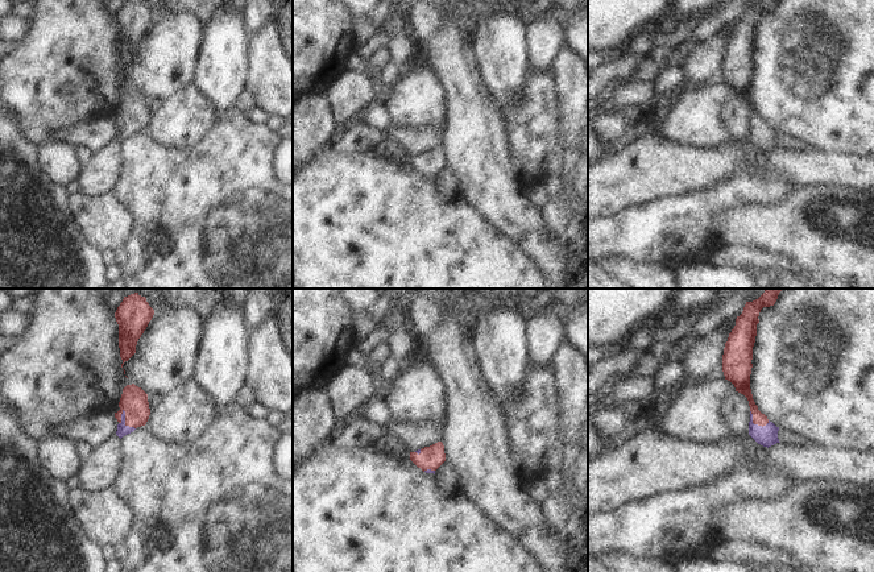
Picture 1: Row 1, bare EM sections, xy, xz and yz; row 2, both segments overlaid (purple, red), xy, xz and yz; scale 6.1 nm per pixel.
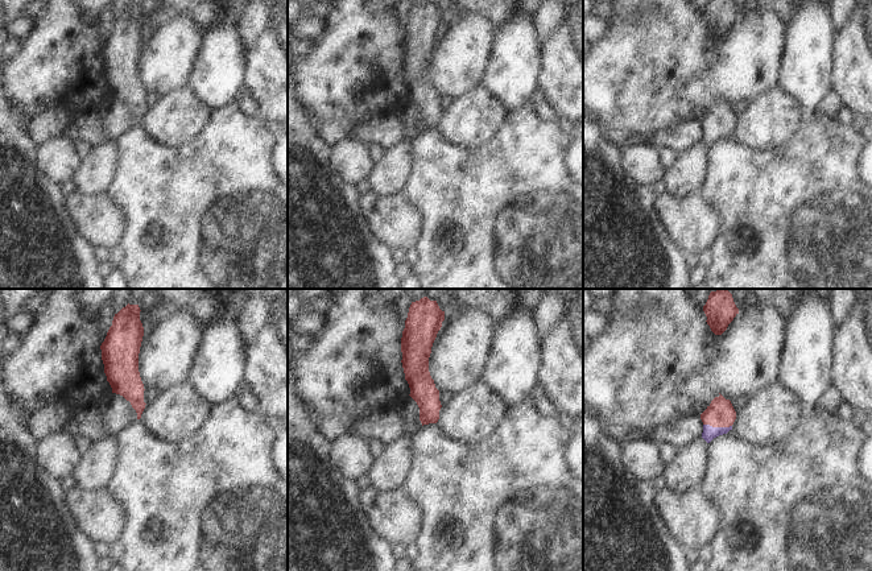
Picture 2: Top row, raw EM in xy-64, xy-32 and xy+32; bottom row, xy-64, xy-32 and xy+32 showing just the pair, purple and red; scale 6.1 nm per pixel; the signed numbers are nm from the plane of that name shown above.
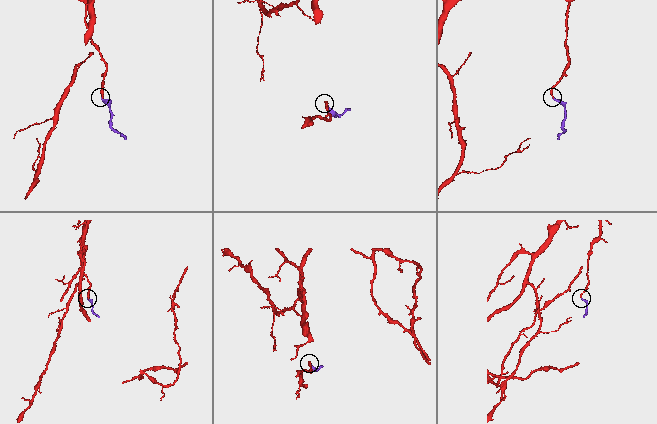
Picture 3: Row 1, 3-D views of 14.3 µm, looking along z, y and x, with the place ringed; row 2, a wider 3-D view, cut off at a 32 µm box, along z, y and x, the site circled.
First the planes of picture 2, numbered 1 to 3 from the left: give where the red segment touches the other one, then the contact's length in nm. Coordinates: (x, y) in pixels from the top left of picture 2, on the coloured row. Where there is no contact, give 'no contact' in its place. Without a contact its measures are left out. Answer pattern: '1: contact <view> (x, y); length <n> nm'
1: no contact
2: no contact
3: contact xy+32 (718, 427); length 180 nm

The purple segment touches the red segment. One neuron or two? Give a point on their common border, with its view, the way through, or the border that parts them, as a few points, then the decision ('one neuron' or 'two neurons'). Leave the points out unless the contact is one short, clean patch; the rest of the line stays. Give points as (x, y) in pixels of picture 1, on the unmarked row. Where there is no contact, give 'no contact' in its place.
meets purple in xy at (124, 125); runs through xy (123, 135), (124, 125), (133, 116), (133, 106); one neuron

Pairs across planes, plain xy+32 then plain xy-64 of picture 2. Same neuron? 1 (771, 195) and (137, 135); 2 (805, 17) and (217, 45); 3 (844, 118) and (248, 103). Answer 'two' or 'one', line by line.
1: one
2: one
3: one

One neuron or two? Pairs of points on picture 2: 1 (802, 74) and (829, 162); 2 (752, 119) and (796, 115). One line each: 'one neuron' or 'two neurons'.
1: two neurons
2: one neuron

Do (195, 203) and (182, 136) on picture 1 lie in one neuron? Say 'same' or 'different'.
different

